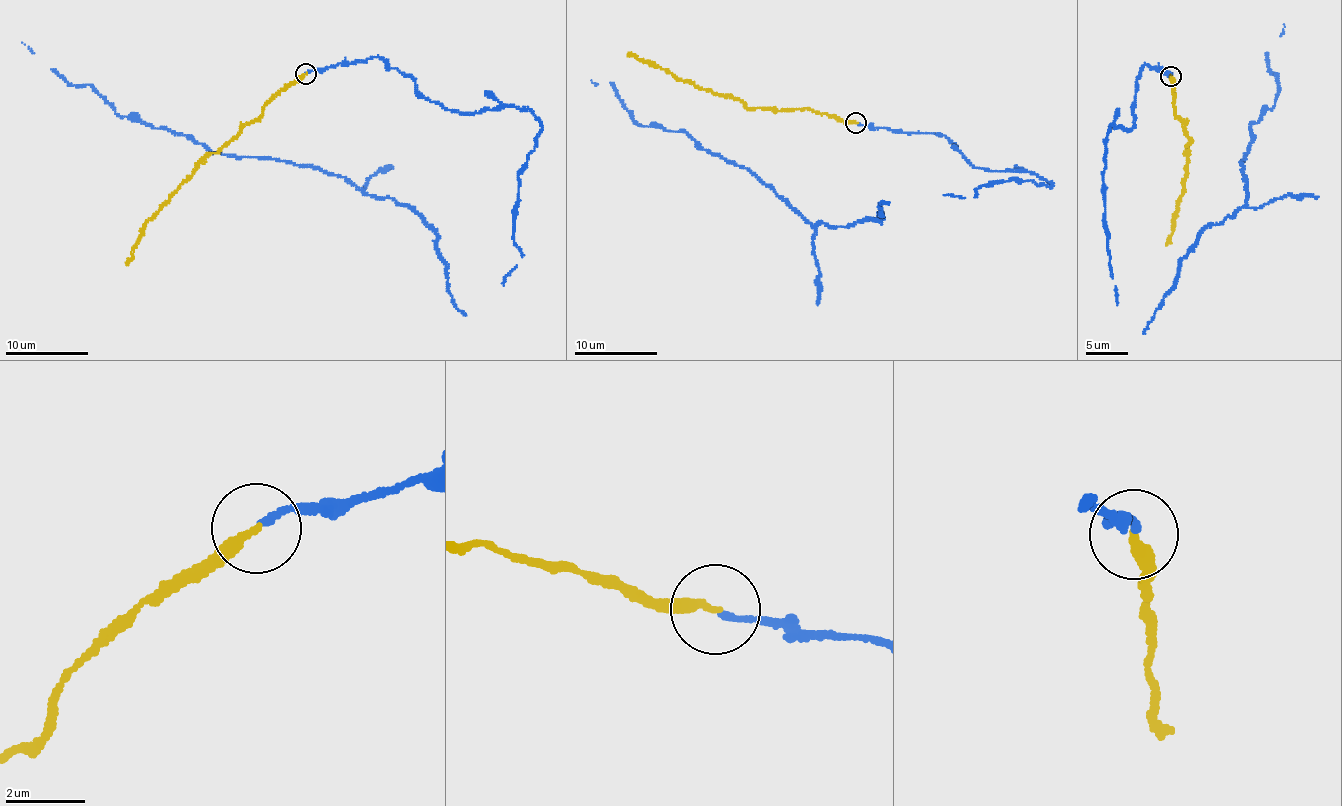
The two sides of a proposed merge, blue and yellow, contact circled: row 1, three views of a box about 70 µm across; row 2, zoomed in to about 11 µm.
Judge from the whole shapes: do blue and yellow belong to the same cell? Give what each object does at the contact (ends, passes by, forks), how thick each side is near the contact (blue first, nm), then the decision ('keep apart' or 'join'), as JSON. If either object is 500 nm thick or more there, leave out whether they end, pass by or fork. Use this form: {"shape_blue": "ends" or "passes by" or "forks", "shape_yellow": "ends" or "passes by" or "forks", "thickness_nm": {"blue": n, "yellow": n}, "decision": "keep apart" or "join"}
{"shape_blue": "ends", "shape_yellow": "ends", "thickness_nm": {"blue": 150, "yellow": 280}, "decision": "join"}

